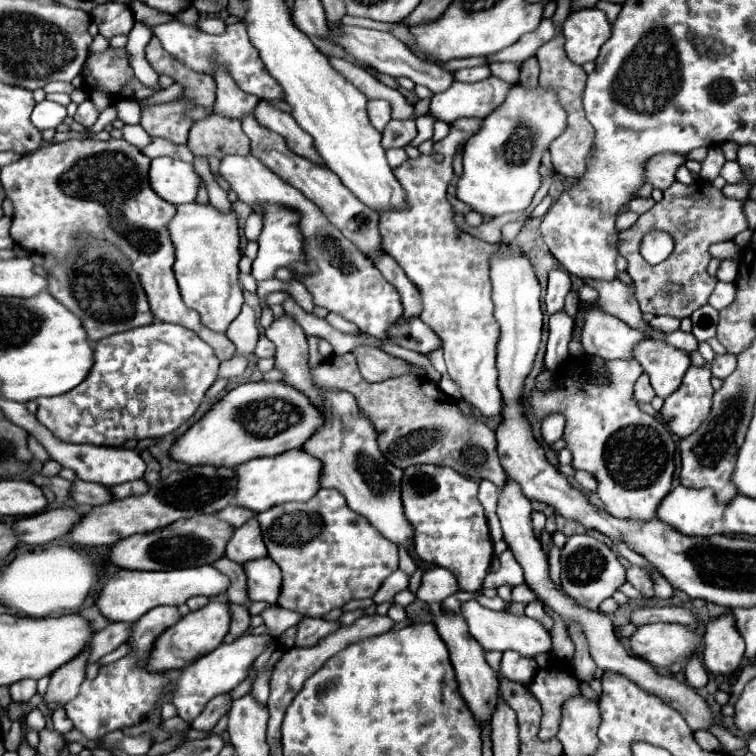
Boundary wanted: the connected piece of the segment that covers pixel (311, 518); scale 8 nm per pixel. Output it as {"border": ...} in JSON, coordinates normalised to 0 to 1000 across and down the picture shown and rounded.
{"border":[[[425,646],[414,661],[361,669],[358,675],[340,680],[340,688],[345,693],[356,735],[366,743],[366,749],[374,757],[374,778],[366,794],[372,804],[422,817],[440,804],[451,804],[467,791],[493,791],[507,767],[525,754],[528,735],[522,720],[507,714],[507,709],[501,709],[501,704],[496,704],[496,698],[491,698],[491,693],[480,688],[480,683],[475,683],[459,669],[459,664],[446,648]]]}

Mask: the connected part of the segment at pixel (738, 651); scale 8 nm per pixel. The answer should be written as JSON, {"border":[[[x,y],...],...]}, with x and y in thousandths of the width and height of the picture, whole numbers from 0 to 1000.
{"border":[[[967,812],[951,815],[935,825],[930,870],[935,886],[943,892],[967,892],[983,881],[985,852],[978,836],[972,836]]]}

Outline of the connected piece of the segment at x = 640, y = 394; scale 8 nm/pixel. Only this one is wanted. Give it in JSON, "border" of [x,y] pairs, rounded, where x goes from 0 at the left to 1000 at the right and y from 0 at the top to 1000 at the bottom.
{"border":[[[851,492],[845,497],[845,503],[840,505],[840,526],[848,529],[848,532],[861,532],[866,526],[866,516],[864,516],[864,511],[858,505],[856,492]]]}

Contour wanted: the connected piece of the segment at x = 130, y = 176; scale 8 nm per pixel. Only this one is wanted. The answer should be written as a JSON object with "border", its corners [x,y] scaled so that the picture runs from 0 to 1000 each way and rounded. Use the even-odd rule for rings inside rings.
{"border":[[[147,183],[142,188],[91,185],[83,190],[62,190],[62,193],[54,193],[49,201],[33,204],[28,212],[12,220],[4,220],[1,225],[1,243],[7,249],[9,262],[17,267],[17,275],[20,275],[15,315],[38,333],[67,336],[75,344],[86,344],[102,331],[102,312],[136,315],[136,317],[149,320],[176,347],[176,354],[187,368],[187,376],[194,386],[205,421],[213,426],[237,429],[261,439],[261,444],[269,447],[284,463],[284,471],[292,479],[306,476],[313,468],[311,455],[298,442],[284,442],[276,434],[271,434],[263,423],[263,415],[247,407],[239,397],[237,378],[229,362],[231,325],[221,304],[226,286],[231,286],[231,272],[202,254],[197,243],[197,220],[200,220],[200,209],[187,204],[184,196],[173,193],[163,183],[160,185]]]}

